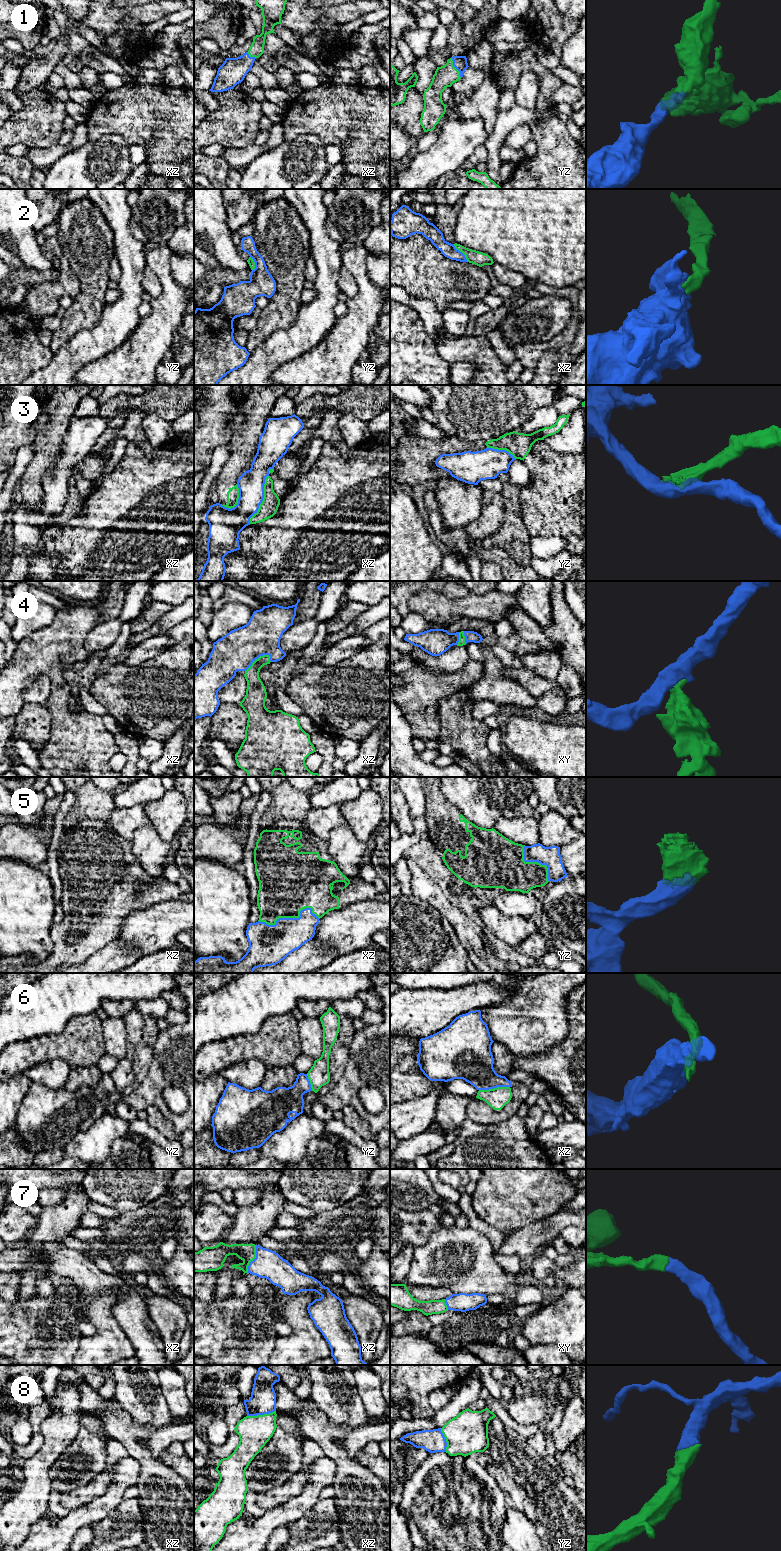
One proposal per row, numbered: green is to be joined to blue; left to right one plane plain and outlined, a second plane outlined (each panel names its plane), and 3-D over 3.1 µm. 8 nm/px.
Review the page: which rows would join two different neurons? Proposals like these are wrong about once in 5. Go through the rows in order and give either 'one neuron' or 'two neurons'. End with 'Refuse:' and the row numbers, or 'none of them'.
1: one neuron
2: two neurons
3: two neurons
4: one neuron
5: one neuron
6: two neurons
7: one neuron
8: one neuron
Refuse: 2, 3, 6

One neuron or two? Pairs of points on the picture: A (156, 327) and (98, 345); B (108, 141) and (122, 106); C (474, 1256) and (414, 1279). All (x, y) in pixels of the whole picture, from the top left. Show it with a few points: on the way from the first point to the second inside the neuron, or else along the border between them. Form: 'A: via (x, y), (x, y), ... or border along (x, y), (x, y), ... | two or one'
A: border along (141, 318), (138, 326), (132, 333), (112, 351) | two
B: border along (89, 140), (120, 134), (129, 145) | two
C: via (459, 1259), (443, 1260), (429, 1267) | one

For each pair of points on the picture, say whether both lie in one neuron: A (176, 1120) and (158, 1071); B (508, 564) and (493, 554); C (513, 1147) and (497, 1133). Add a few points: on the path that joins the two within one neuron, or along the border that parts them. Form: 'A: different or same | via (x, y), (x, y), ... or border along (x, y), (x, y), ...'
A: same | via (164, 1109), (157, 1100), (157, 1083)
B: same | via (504, 560), (497, 555)
C: same | via (509, 1143), (501, 1137)

